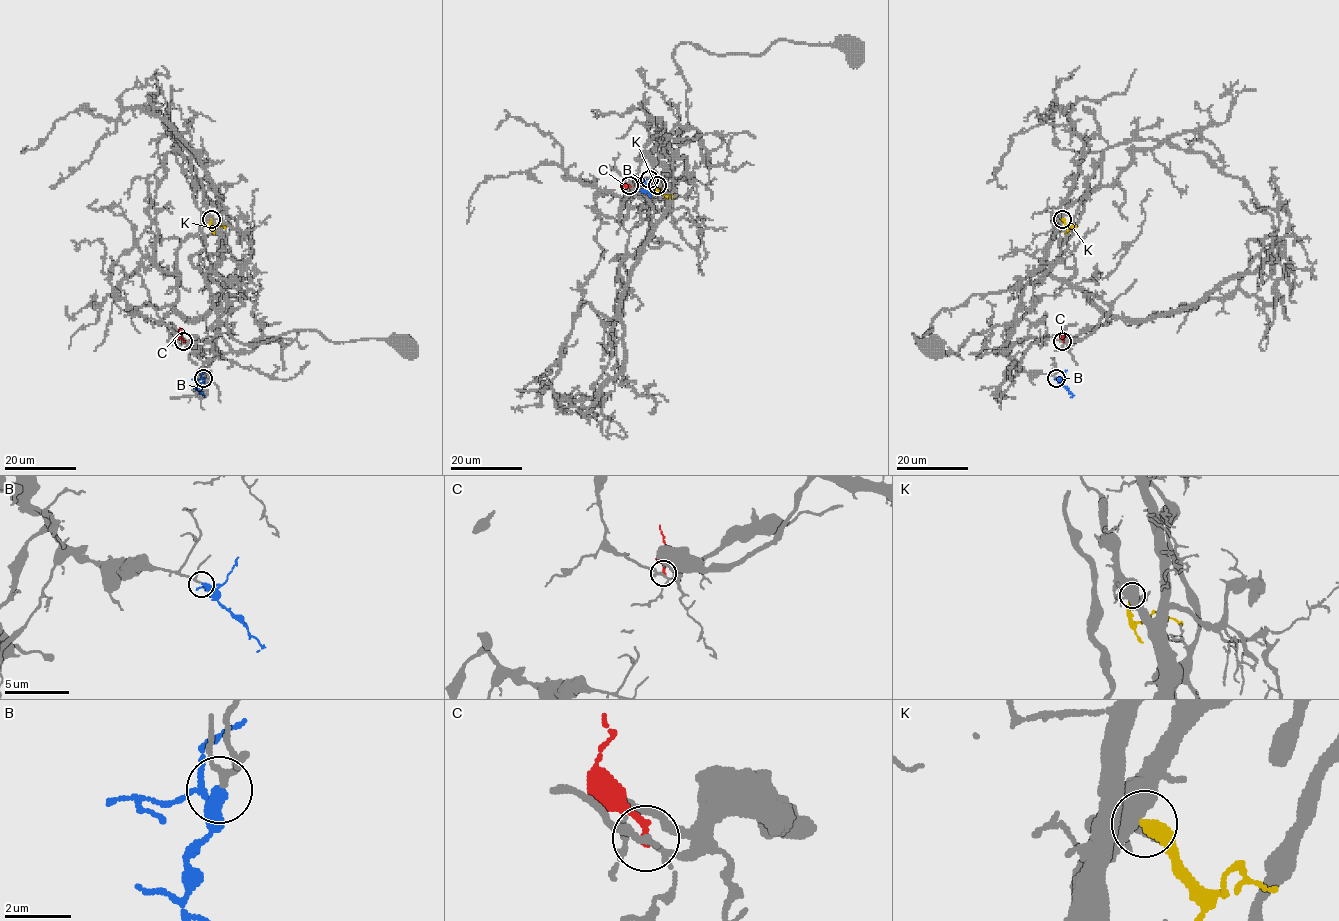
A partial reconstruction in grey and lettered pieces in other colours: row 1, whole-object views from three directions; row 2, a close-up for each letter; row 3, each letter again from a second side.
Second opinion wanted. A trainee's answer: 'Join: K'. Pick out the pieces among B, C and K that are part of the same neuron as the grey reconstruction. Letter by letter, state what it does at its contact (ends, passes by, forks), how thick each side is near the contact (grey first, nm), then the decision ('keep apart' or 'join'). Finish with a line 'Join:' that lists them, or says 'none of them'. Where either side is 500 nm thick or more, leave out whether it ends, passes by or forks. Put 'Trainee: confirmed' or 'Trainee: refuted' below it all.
B: it ends there; 150 nm thick on the grey side, 400 nm on the other; join
C: it ends there; 190 nm thick on the grey side, 240 nm on the other; keep apart
K: 500 nm thick on the grey side, 400 nm on the other; keep apart
Join: B
Trainee: refuted

